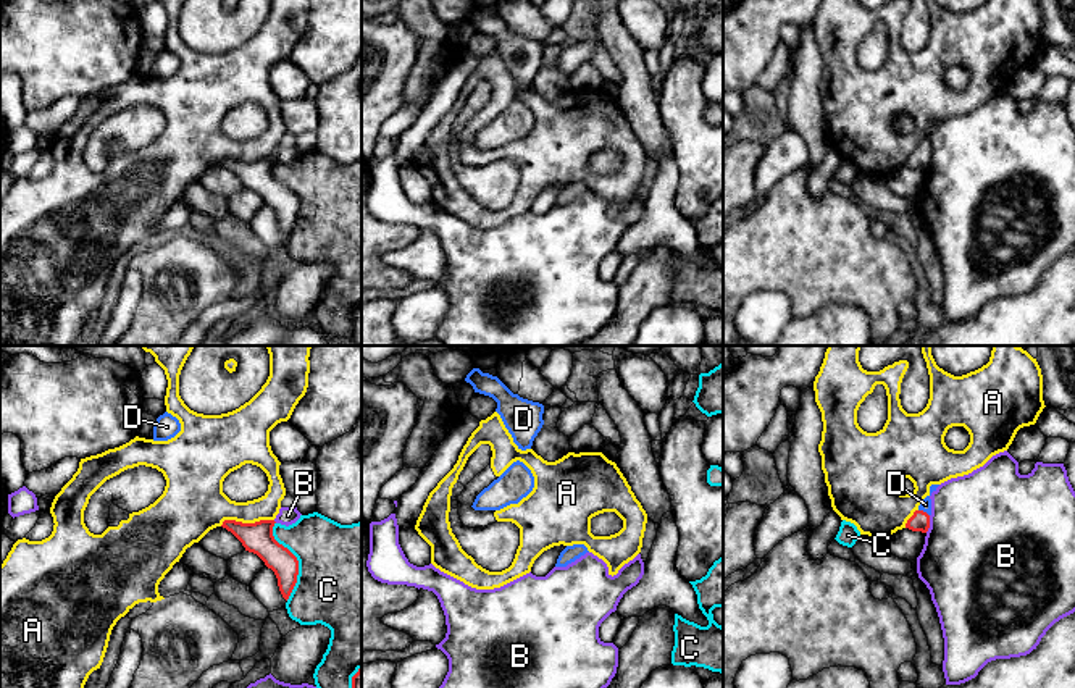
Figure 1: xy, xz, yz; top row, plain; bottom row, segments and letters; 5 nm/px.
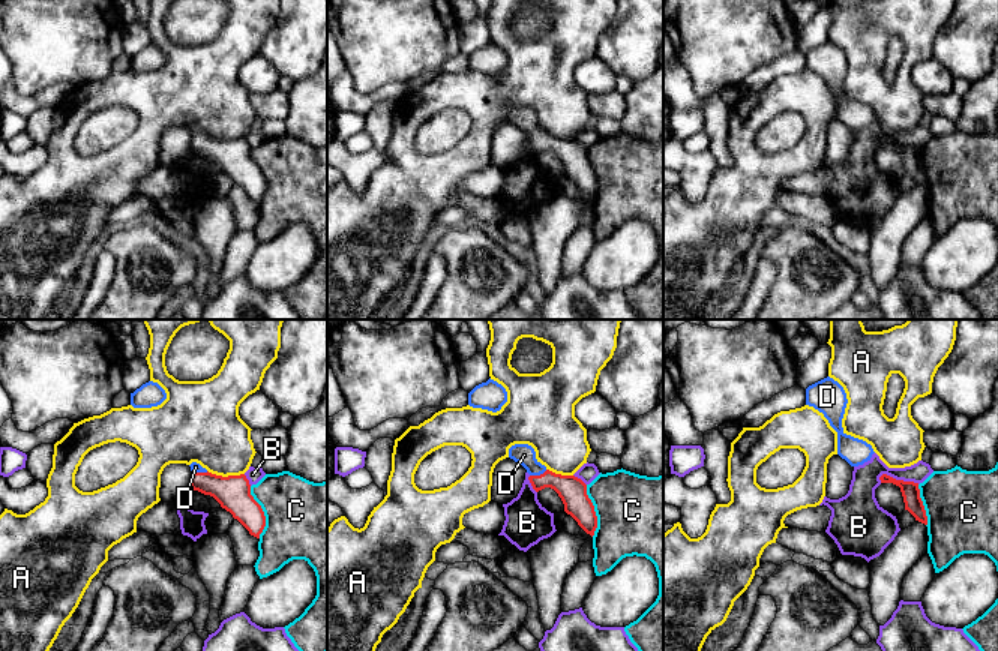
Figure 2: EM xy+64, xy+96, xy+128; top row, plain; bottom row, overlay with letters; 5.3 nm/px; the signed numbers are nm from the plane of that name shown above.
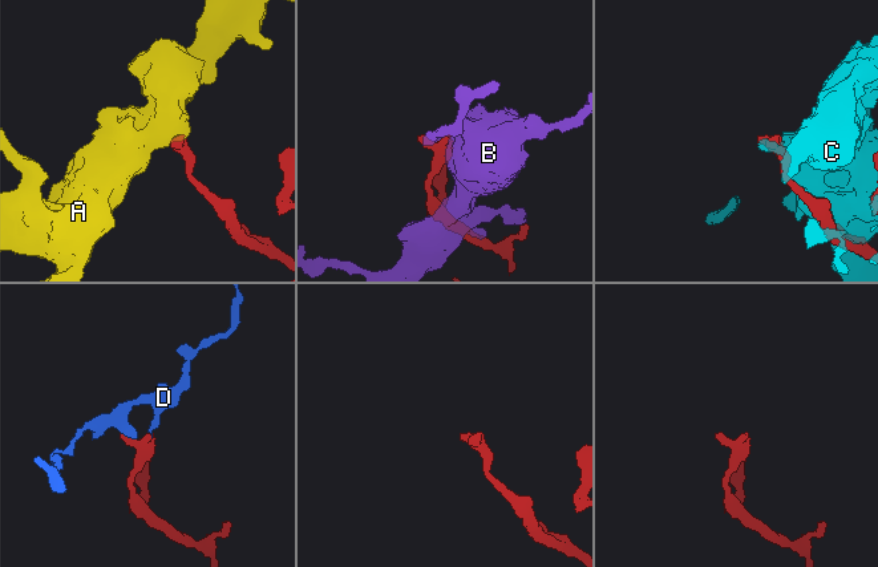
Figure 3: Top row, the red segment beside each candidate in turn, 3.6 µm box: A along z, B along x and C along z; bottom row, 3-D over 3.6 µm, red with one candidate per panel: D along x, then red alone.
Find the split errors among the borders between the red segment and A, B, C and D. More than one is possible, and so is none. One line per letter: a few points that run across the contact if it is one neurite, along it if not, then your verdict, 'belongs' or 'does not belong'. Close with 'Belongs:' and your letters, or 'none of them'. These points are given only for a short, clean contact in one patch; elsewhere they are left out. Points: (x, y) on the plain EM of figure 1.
A: does not belong
B: does not belong
C: does not belong
D: line yz (920, 159), (922, 149), (925, 142); belongs
Belongs: D

